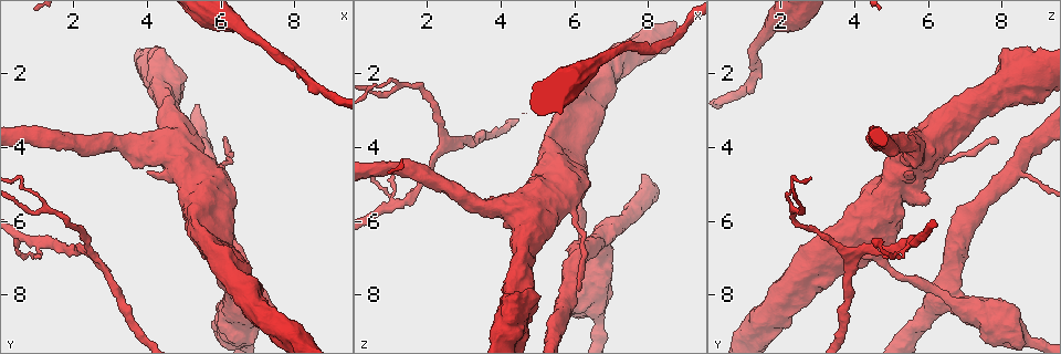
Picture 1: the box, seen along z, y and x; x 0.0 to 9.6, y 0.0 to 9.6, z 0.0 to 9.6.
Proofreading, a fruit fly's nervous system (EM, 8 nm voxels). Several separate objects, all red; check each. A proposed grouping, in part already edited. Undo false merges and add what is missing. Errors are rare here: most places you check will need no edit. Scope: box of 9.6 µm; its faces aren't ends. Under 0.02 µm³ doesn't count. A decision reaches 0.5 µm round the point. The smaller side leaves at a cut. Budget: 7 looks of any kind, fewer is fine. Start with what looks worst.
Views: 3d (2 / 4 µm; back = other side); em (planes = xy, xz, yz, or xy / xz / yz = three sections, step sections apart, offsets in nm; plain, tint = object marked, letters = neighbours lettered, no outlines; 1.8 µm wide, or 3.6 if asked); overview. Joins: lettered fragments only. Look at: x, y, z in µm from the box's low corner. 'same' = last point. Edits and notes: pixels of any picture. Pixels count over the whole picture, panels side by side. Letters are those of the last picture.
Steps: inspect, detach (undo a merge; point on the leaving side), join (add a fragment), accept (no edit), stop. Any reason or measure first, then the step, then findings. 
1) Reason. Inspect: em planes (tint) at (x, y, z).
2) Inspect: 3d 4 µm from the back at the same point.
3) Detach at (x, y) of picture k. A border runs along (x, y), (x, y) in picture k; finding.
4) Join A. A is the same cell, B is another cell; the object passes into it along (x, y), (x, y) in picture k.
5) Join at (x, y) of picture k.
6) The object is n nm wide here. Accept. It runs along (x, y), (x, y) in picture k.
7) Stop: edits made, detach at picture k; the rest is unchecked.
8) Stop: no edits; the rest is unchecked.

Thick turns thin. Inspect: 3d 4 µm at (4.20, 4.15, 5.65).

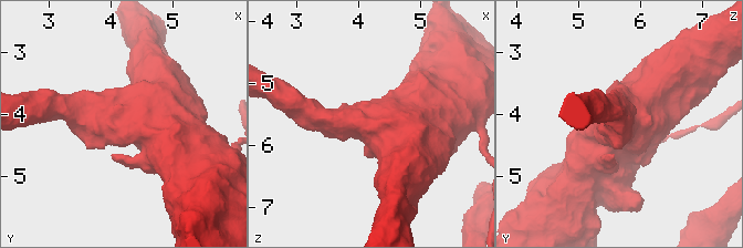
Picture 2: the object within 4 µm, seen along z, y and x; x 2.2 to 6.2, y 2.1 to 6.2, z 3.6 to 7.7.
Inspect: em 3.6 µm planes (tint) at (4.25, 4.10, 5.65).

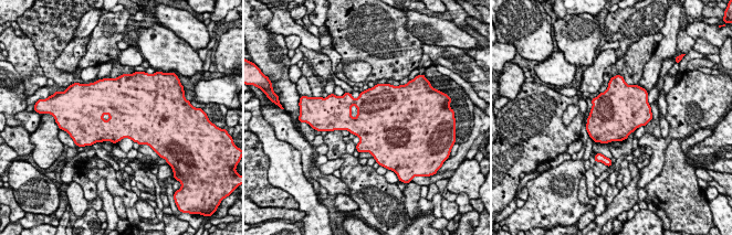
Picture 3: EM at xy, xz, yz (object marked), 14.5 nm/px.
What lies round it. Inspect: em 3.6 µm planes (letters) at the same point.

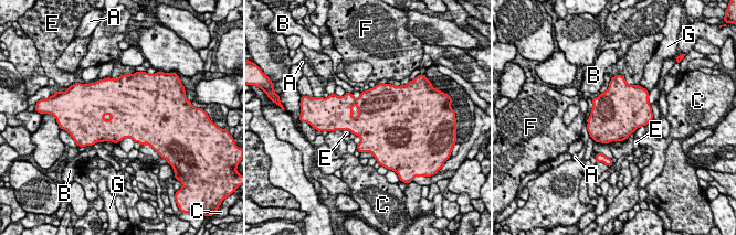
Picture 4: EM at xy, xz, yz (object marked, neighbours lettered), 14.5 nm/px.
Accept. A, B, C, E, F and G are other cells; a border runs along (343, 129), (348, 129), (351, 132) in picture 4; one neuron here.

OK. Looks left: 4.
Calibre changes. Inspect: em 3.6 µm planes (letters) at (6.35, 8.25, 6.80).

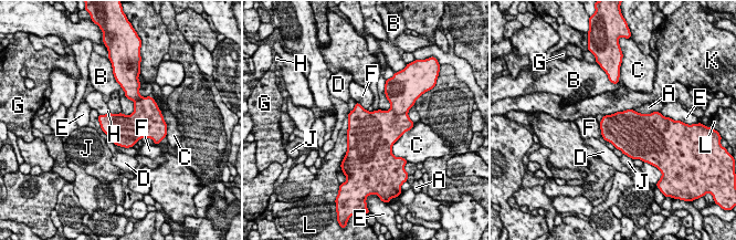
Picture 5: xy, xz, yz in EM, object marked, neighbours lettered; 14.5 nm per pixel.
Accept. A, B, C, D, E, F, G, H, J, K and L are other cells; a border runs along (633, 108), (605, 115) in picture 5; continuous, no second neuron.

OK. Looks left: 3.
Three arms meet. Inspect: 3d 2 µm at (2.40, 6.85, 3.80).

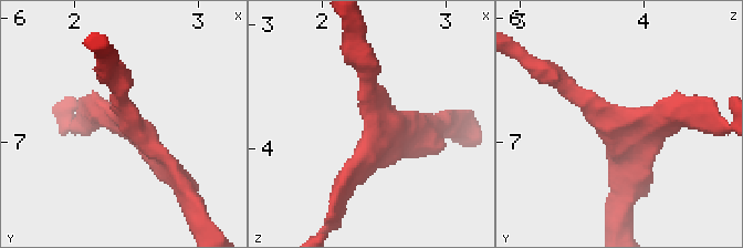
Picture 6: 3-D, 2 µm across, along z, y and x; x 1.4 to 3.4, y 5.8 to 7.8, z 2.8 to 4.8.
3 arms meet here. Inspect: em planes (tint) at (2.42, 6.78, 3.76).

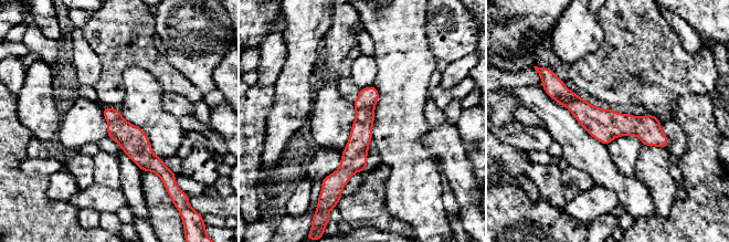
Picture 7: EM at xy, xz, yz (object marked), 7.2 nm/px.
Inspect: em planes (letters) at the same point.

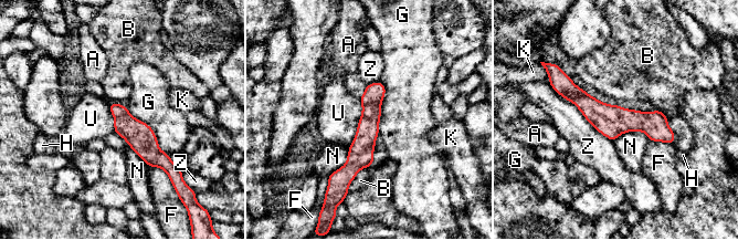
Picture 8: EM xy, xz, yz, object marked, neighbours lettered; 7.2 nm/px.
The object is 160 nm wide here. Accept. A, B, F, G, H, K, N, U and Z are other cells; a border runs along (359, 98), (361, 115), (348, 146) in picture 8; continuous, no second neuron.

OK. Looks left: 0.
Stop: no edits; the rest is unchecked.

